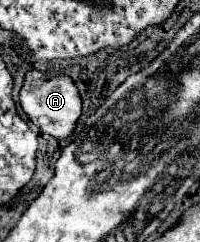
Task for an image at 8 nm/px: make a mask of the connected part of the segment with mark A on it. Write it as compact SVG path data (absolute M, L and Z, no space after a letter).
M31 71L25 77L23 89L21 89L21 107L31 123L35 123L43 133L65 139L73 133L79 117L81 117L81 97L75 87L75 83L65 75L43 75L39 71Z

